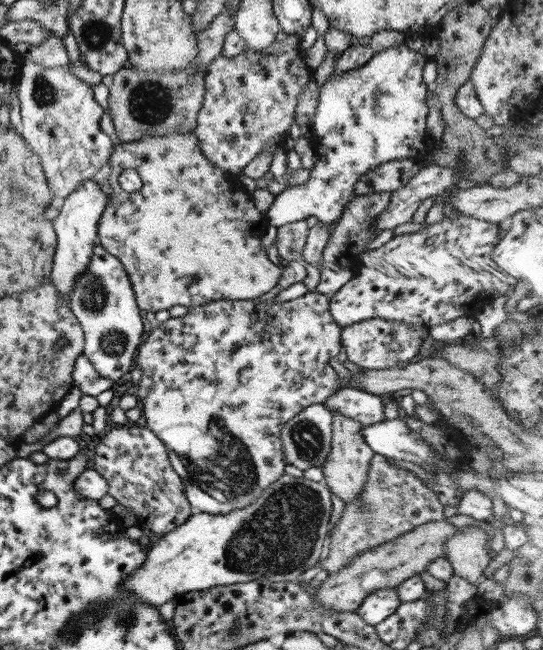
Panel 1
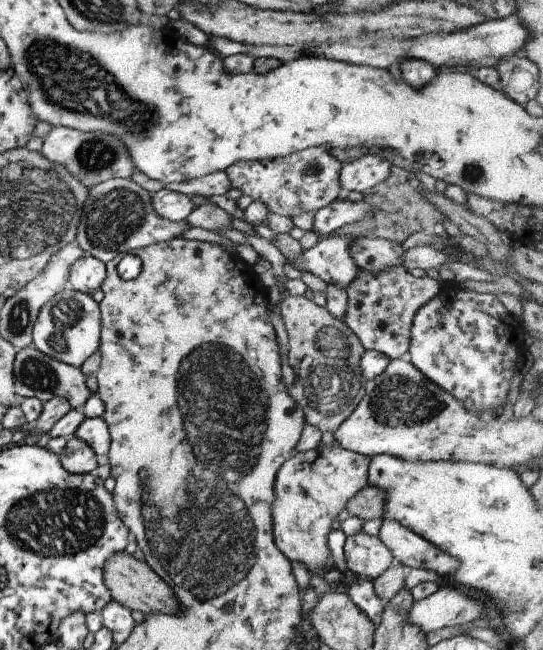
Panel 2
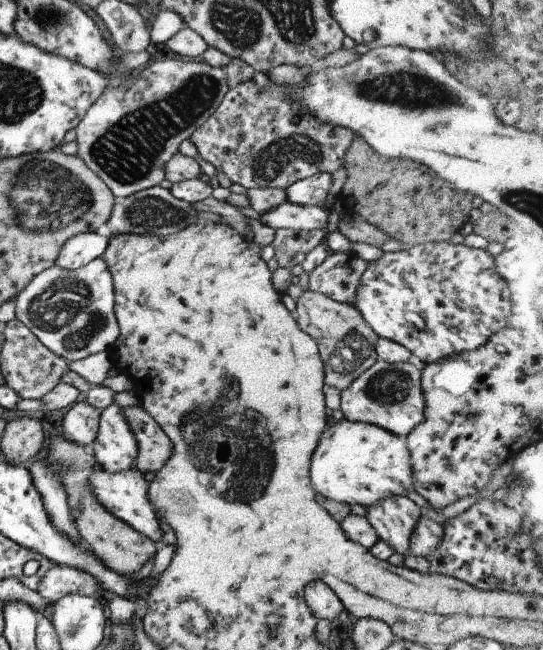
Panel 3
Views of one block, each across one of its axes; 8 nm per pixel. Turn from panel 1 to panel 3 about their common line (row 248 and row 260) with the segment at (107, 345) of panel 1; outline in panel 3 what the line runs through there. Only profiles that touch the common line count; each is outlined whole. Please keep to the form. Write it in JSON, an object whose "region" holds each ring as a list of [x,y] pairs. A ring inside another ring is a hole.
{"region":[[[102,257],[72,271],[50,266],[15,297],[14,318],[27,326],[45,348],[68,363],[105,351],[121,333],[114,313],[112,276]]]}

